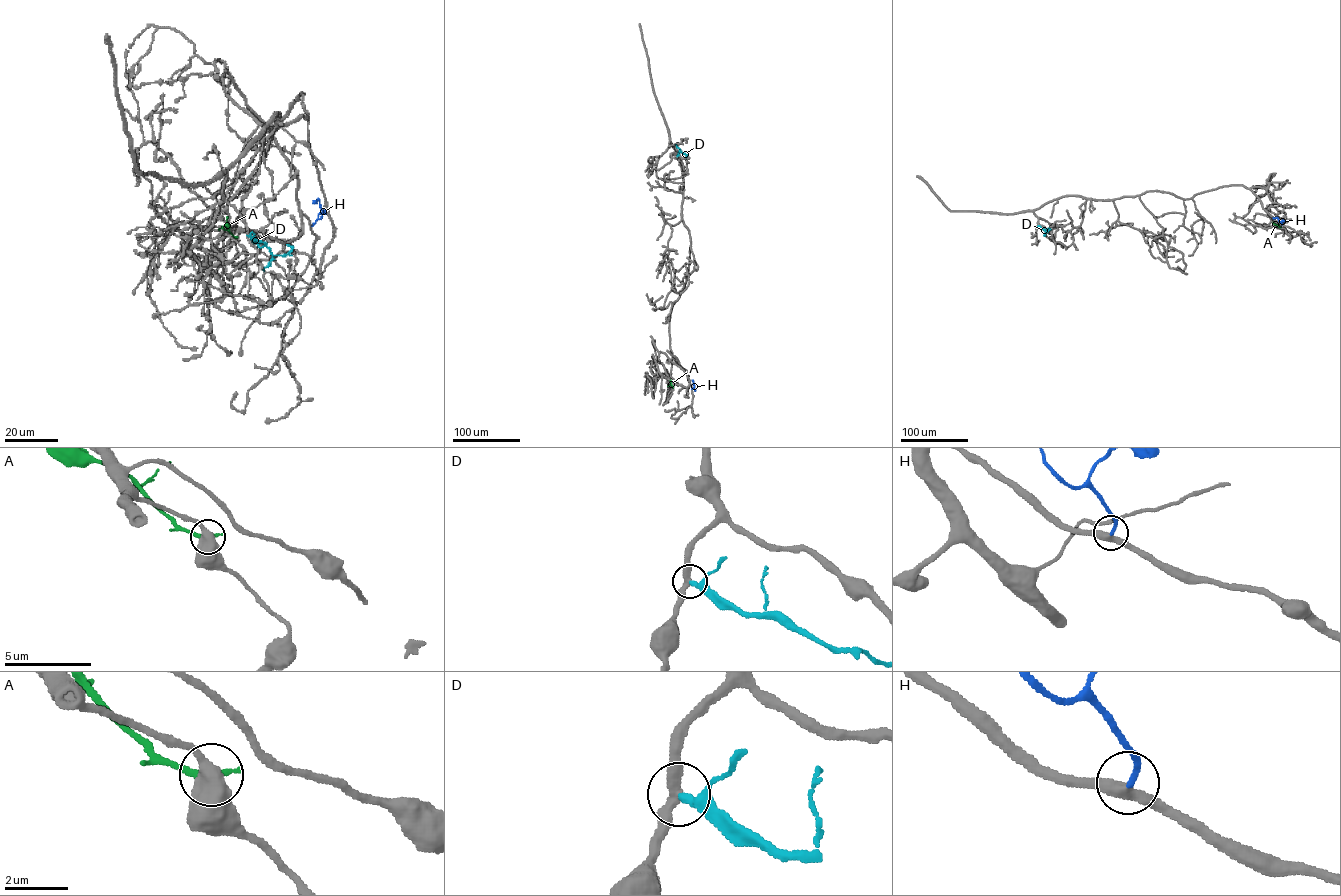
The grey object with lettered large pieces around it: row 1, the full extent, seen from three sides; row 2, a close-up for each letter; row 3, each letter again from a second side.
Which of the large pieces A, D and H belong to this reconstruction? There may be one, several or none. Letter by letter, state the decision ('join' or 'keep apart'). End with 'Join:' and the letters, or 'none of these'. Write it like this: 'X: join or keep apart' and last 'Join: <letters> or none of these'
A: keep apart
D: keep apart
H: join
Join: H

